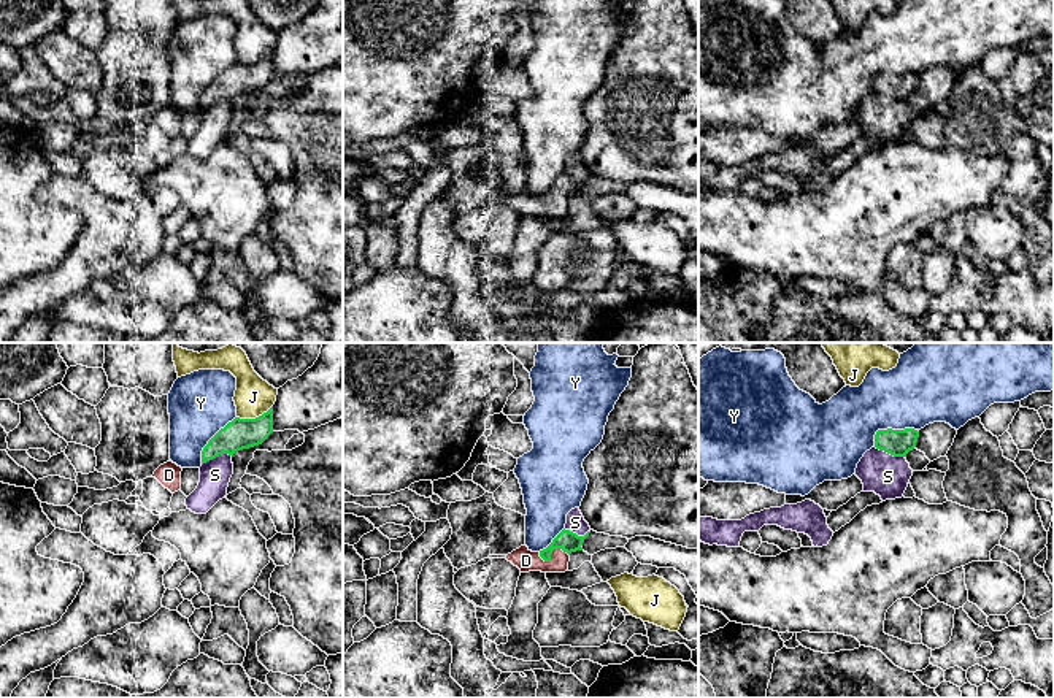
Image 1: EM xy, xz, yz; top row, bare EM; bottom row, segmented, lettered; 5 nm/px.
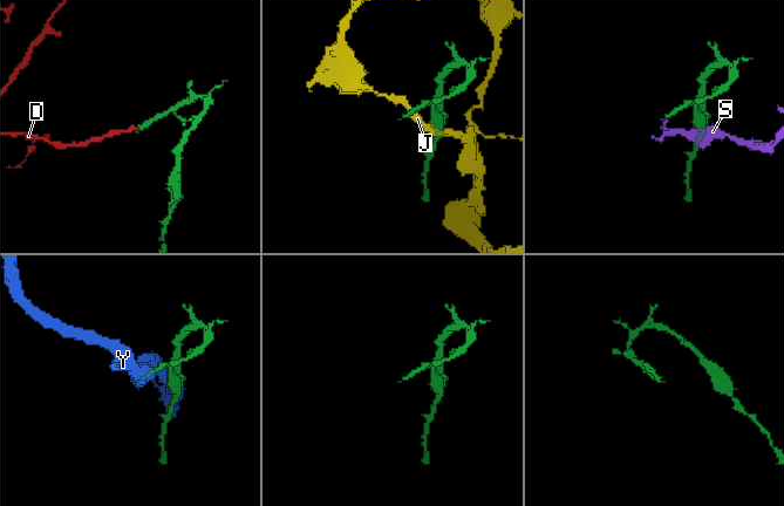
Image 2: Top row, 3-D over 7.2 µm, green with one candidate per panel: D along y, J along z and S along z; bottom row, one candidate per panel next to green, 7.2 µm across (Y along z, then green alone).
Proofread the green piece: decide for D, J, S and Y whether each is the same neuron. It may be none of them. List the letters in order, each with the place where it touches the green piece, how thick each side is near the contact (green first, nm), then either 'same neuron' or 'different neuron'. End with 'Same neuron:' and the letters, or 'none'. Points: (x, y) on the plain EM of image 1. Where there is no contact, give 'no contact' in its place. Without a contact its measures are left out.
D: contact xz (551, 197); calibres 110 and 110 nm; same neuron
J: contact xy (256, 62); calibres 160 and 190 nm; different neuron
S: contact xy (216, 100); calibres 160 and 160 nm; different neuron
Y: contact yz (889, 73); calibres 140 and 340 nm; different neuron
Same neuron: D

